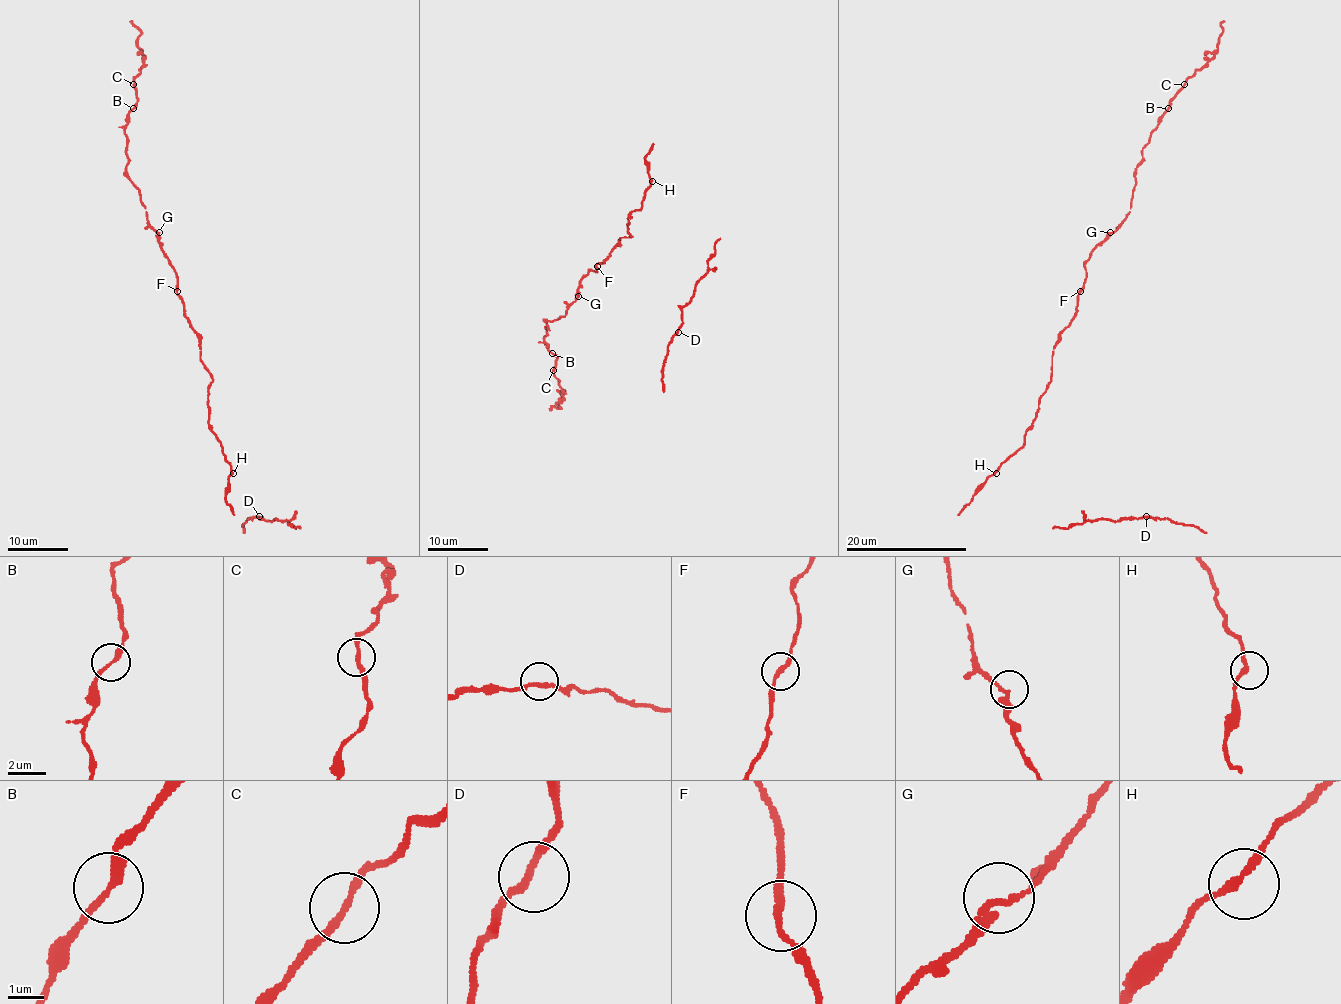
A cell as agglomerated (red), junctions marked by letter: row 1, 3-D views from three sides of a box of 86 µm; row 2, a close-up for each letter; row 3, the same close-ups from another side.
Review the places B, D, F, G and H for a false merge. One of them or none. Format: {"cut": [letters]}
{"cut": []}

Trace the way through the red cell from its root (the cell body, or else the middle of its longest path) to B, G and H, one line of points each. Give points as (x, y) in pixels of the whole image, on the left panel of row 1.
B: (200, 351), (200, 336), (177, 292), (176, 271), (126, 172), (124, 129), (133, 108)
G: (200, 351), (200, 336), (183, 312), (176, 271), (160, 246), (159, 232)
H: (200, 351), (200, 360), (212, 378), (207, 396), (209, 428), (222, 446), (233, 473)

